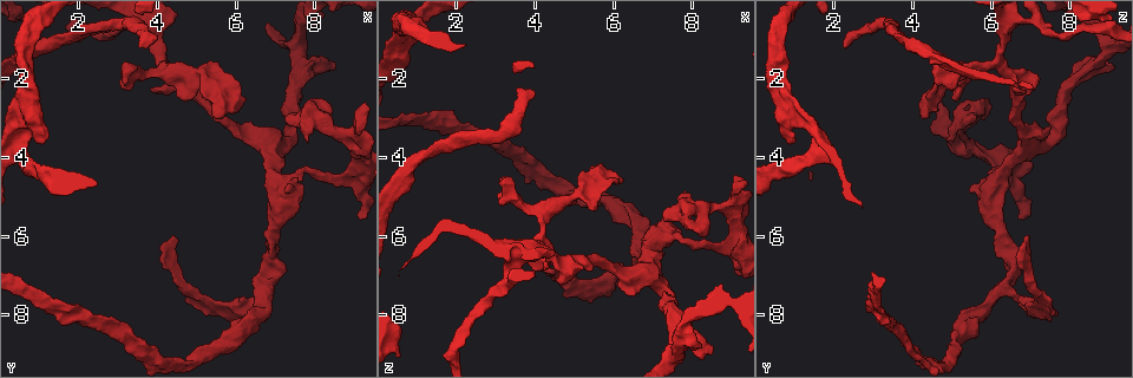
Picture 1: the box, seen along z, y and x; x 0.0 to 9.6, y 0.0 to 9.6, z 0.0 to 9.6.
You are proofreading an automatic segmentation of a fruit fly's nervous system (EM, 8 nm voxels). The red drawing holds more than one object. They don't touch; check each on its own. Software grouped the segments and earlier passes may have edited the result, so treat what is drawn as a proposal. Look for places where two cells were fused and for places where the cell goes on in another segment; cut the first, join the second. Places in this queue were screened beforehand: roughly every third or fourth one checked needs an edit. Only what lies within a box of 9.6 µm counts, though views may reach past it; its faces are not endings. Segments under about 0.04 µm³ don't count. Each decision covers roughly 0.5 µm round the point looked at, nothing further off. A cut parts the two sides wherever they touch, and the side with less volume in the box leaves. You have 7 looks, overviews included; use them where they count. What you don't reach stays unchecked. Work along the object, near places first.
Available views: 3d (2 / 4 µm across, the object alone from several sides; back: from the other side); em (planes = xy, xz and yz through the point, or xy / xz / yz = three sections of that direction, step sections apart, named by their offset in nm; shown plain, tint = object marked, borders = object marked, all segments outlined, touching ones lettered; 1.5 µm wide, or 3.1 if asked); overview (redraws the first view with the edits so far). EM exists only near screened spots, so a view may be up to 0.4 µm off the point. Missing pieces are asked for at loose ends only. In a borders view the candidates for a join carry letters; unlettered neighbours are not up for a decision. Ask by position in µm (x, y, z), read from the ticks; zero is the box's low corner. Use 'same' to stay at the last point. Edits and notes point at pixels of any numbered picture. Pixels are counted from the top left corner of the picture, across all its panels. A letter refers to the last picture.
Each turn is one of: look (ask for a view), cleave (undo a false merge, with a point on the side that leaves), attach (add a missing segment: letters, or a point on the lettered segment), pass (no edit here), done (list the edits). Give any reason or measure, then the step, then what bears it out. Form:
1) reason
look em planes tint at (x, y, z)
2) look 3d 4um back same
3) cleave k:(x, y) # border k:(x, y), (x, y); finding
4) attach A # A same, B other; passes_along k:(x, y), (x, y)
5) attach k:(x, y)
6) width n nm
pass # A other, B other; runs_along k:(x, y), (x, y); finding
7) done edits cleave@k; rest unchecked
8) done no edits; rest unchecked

stops while still wide
look em planes borders at (8.45, 1.55, 9.00)

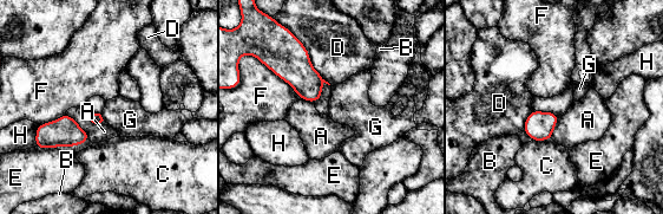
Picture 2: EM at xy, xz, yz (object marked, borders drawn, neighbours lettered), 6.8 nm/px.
pass # A other, B other, C other, D other, E other, F other, G other, H other; border 2:(100, 115), (104, 120); none of them fits

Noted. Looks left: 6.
branch stops here
look em xz step 4 borders at (3.60, 1.25, 2.25)

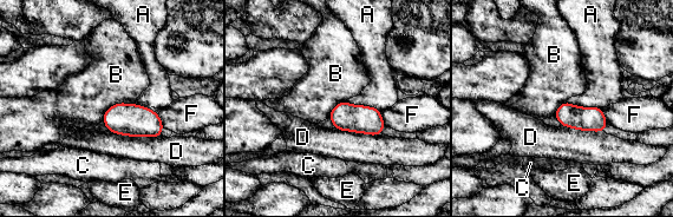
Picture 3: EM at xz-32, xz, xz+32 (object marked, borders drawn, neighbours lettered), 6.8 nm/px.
cut it another way
look em planes borders same

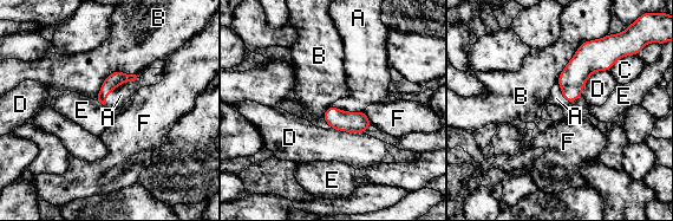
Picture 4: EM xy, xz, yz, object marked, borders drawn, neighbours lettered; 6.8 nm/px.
attach A # A same, B other, C other, D other, E other, F other; passes_along 4:(116, 78), (118, 85), (121, 95); it goes on there

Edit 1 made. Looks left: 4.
free end
look em planes borders at (0.90, 3.60, 0.90)

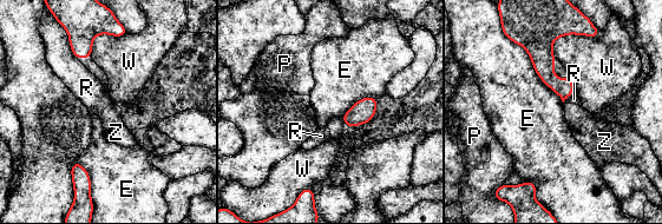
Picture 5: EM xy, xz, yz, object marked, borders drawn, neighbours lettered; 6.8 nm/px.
pass # E other, P other, R other, W other, Z other; border 5:(512, 43), (563, 101); no lettered segment goes on from it

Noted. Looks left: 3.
done edits attach@4; rest unchecked

